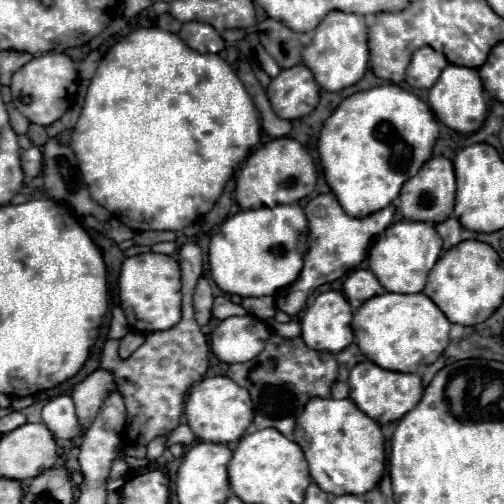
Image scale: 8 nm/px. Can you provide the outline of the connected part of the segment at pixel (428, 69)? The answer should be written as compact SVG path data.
M420 47L412 53L406 67L406 83L414 89L430 89L440 77L440 71L448 65L446 57L432 47Z

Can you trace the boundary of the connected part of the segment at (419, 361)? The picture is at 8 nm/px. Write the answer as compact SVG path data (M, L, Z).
M382 293L364 303L352 319L360 351L382 369L416 373L420 365L434 363L450 343L450 321L424 293Z

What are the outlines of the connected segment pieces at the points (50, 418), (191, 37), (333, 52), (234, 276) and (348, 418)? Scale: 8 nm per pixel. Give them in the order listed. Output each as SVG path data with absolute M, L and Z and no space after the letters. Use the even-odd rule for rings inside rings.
M58 395L56 399L48 401L42 409L42 421L56 439L74 439L84 435L70 395Z
M188 21L182 25L180 33L182 41L192 47L194 51L200 53L220 53L224 49L224 41L218 35L218 31L208 25L208 23L200 23L200 21Z
M330 11L314 29L312 43L302 51L304 65L316 75L316 81L326 91L340 91L358 83L368 69L368 27L362 15Z
M276 205L238 211L210 239L208 261L214 283L230 295L262 297L288 287L300 273L306 253L308 221L300 205Z
M310 399L297 417L294 439L310 465L310 475L322 491L332 495L364 495L372 491L384 471L384 435L380 425L364 415L352 399Z

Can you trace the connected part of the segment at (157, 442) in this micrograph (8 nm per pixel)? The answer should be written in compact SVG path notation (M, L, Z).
M160 437L160 439L154 439L152 443L148 443L148 447L146 447L148 461L156 461L164 453L164 449L166 449L164 443L166 443L166 437Z

